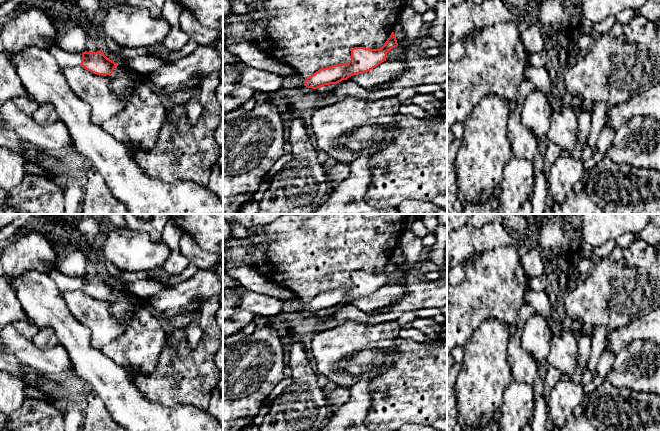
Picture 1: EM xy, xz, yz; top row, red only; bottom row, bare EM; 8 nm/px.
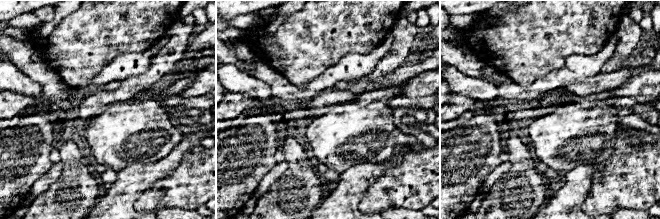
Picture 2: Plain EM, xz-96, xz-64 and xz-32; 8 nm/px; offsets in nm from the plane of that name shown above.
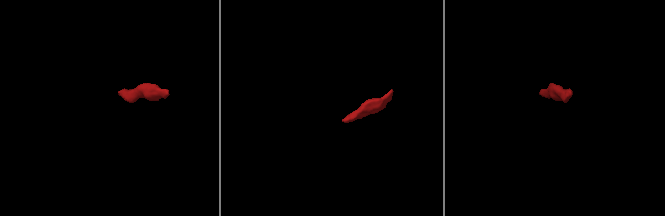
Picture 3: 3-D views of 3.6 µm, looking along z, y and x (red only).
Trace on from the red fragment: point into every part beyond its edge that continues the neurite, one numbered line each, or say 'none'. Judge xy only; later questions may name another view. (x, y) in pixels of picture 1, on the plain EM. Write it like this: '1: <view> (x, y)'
1: xy (65, 283)

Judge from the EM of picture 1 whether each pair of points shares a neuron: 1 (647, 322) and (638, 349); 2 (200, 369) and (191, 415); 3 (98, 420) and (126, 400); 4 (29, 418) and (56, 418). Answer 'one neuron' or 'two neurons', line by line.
1: two neurons
2: two neurons
3: two neurons
4: one neuron

